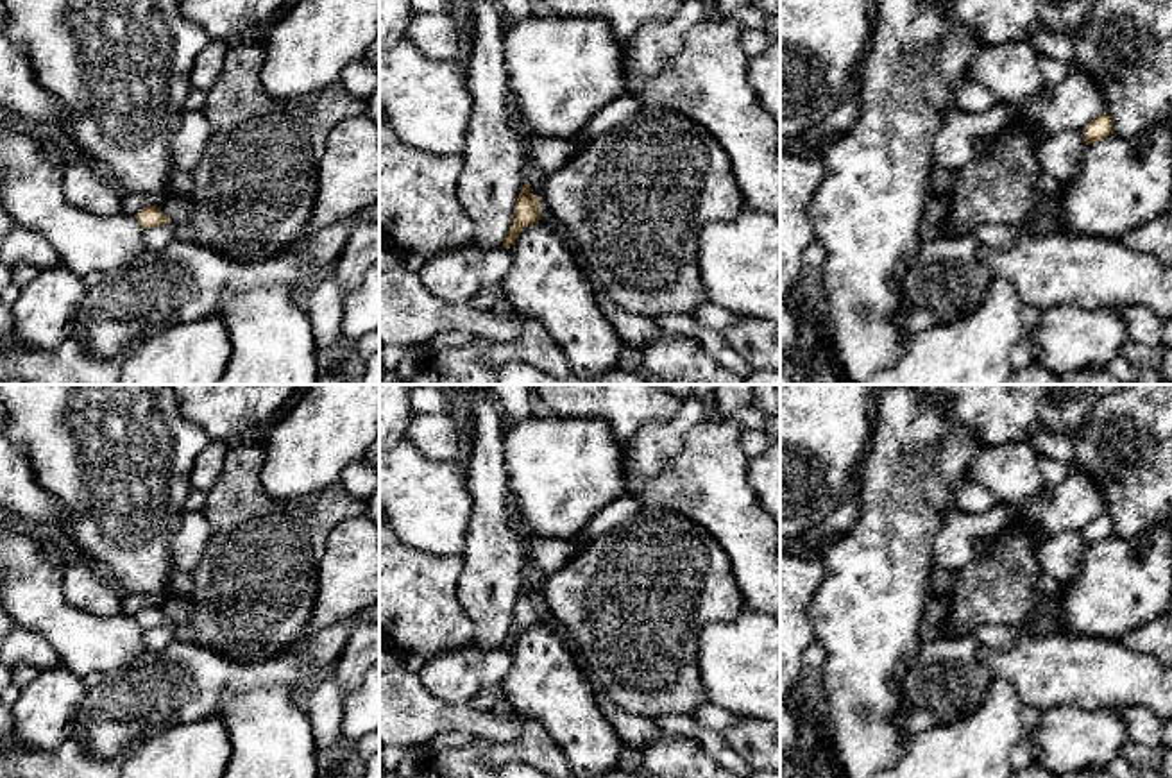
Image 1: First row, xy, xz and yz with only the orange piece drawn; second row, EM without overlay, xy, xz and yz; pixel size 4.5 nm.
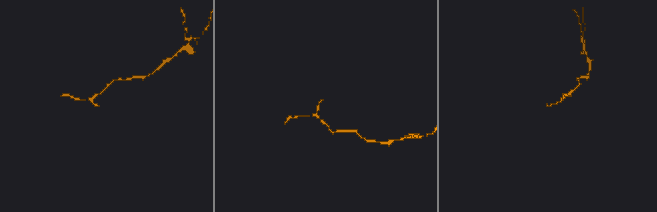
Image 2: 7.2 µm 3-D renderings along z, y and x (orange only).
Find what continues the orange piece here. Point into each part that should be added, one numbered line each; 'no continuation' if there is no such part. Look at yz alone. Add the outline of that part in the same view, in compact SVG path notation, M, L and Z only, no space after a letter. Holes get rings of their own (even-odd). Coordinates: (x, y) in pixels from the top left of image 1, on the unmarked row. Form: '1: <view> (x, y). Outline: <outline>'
no continuation

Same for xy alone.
no continuation

